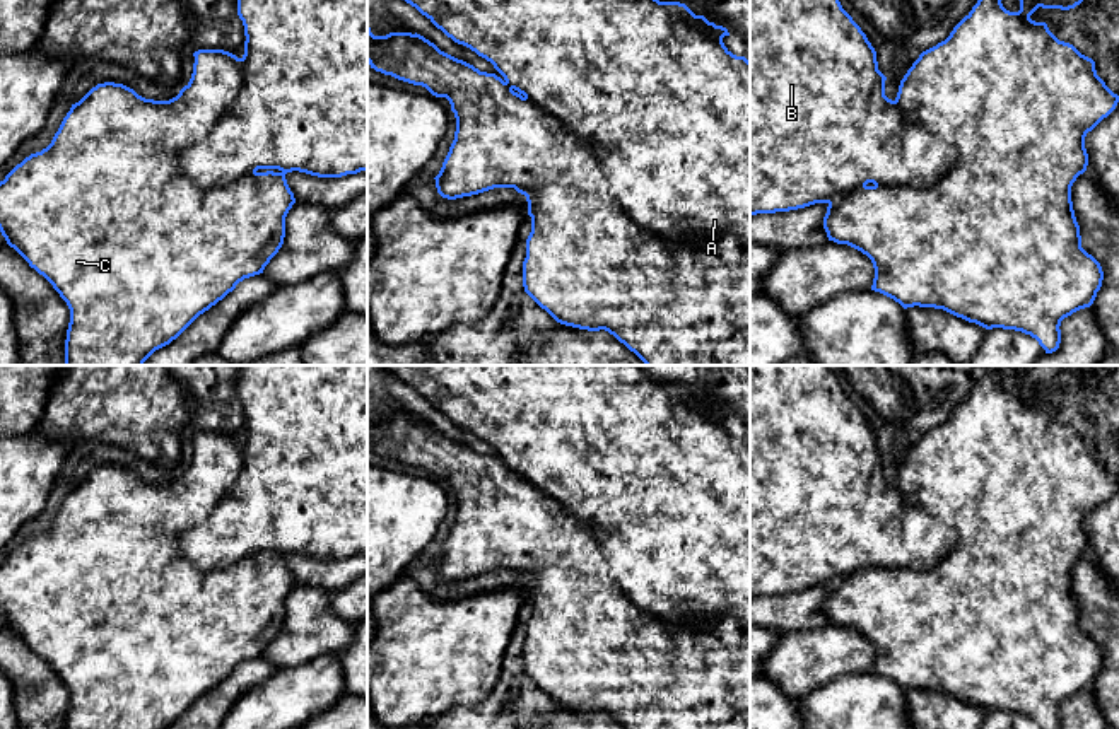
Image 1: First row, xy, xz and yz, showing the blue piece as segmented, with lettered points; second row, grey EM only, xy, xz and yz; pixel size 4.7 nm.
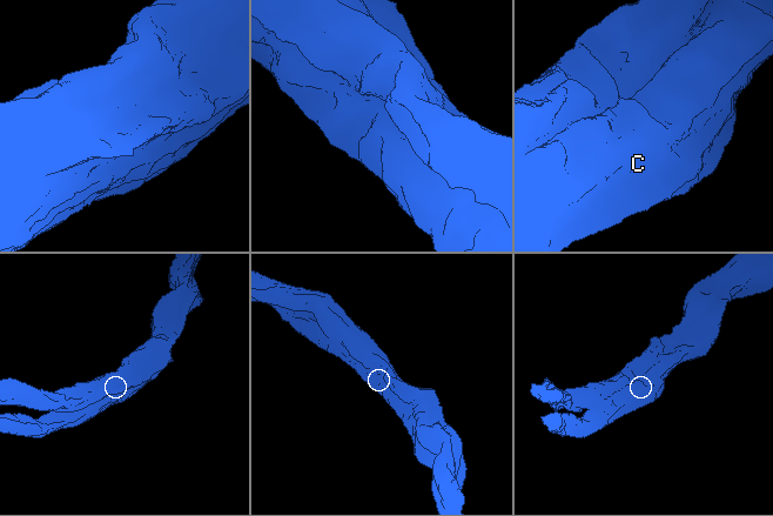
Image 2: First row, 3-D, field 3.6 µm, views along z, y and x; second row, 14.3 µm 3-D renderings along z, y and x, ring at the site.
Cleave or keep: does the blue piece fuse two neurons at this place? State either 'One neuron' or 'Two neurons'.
Two neurons

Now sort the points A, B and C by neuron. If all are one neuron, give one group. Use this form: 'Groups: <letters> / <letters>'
Groups: A B / C

